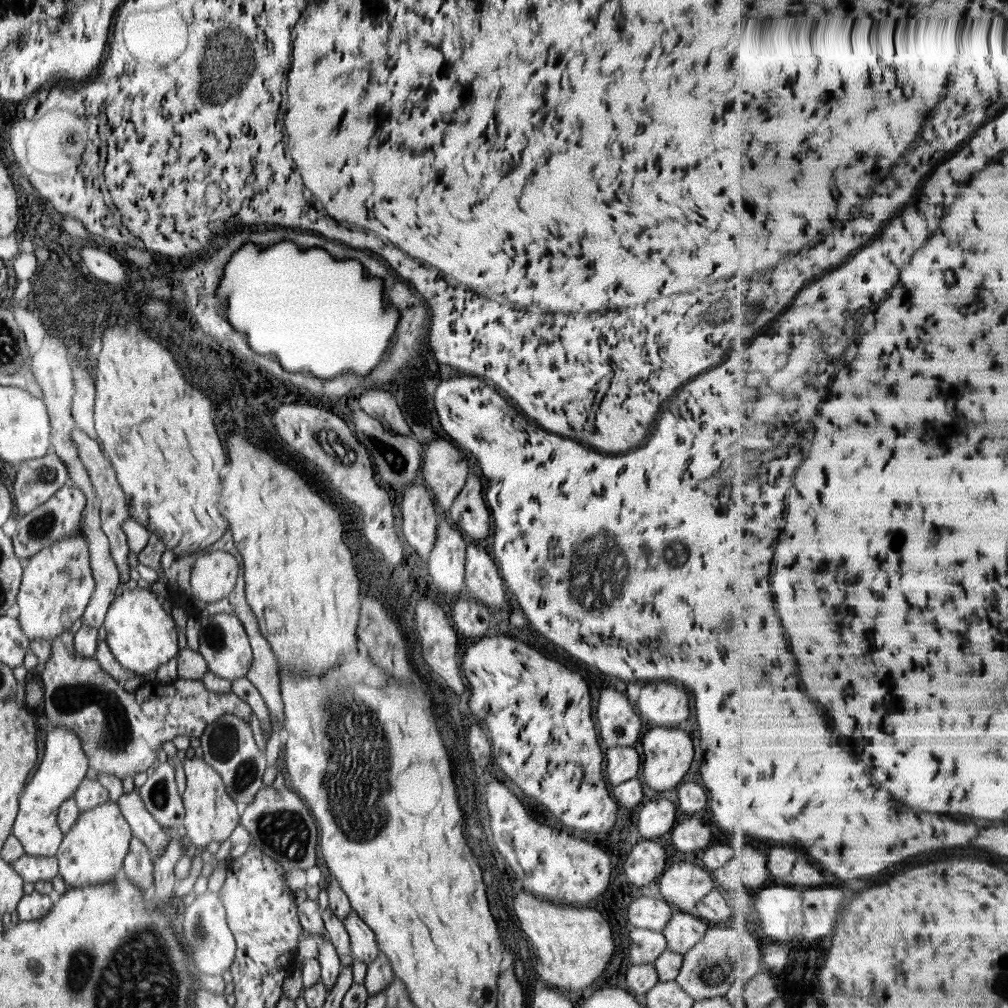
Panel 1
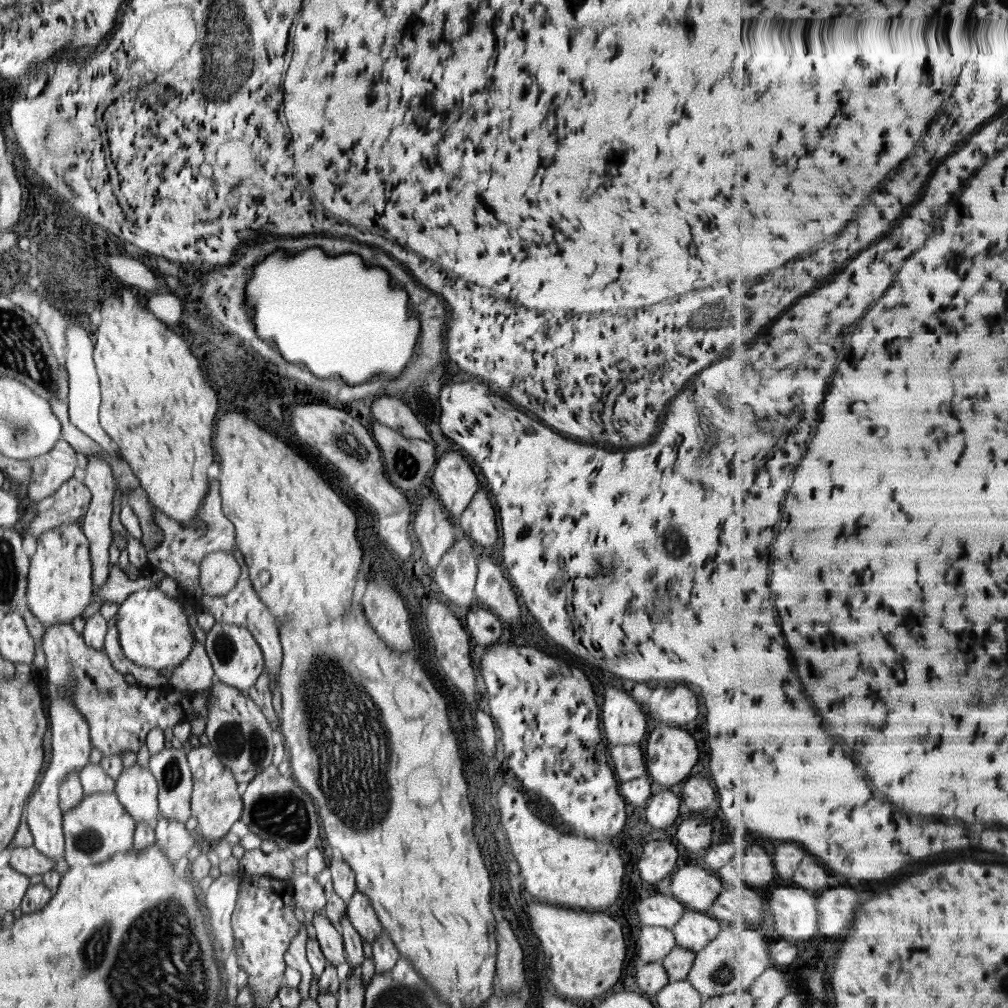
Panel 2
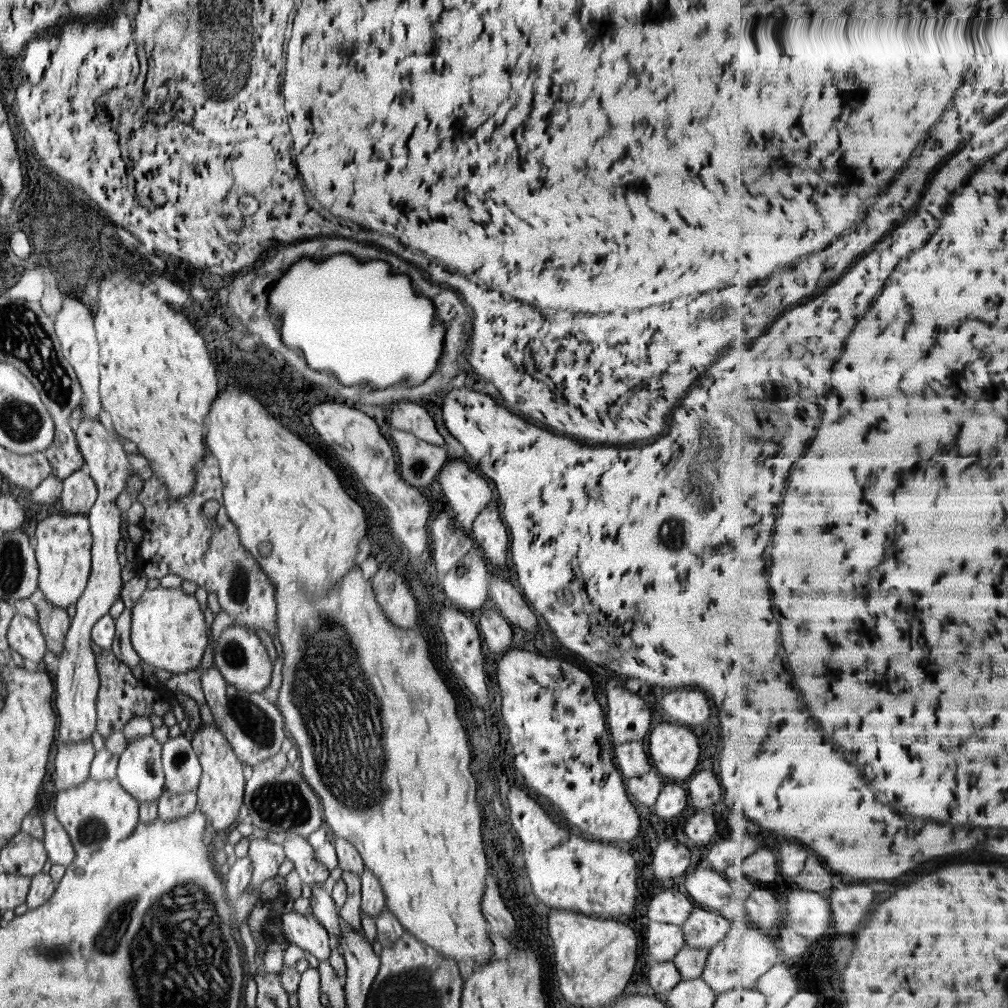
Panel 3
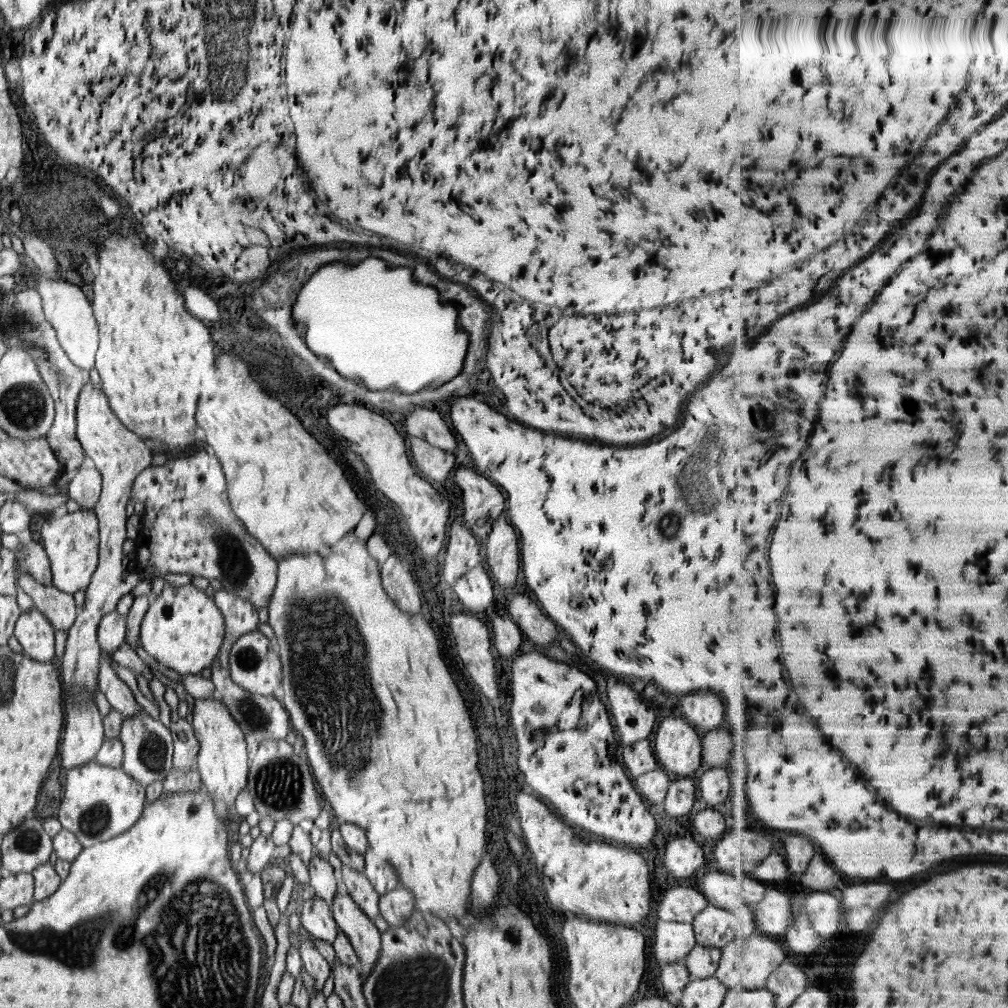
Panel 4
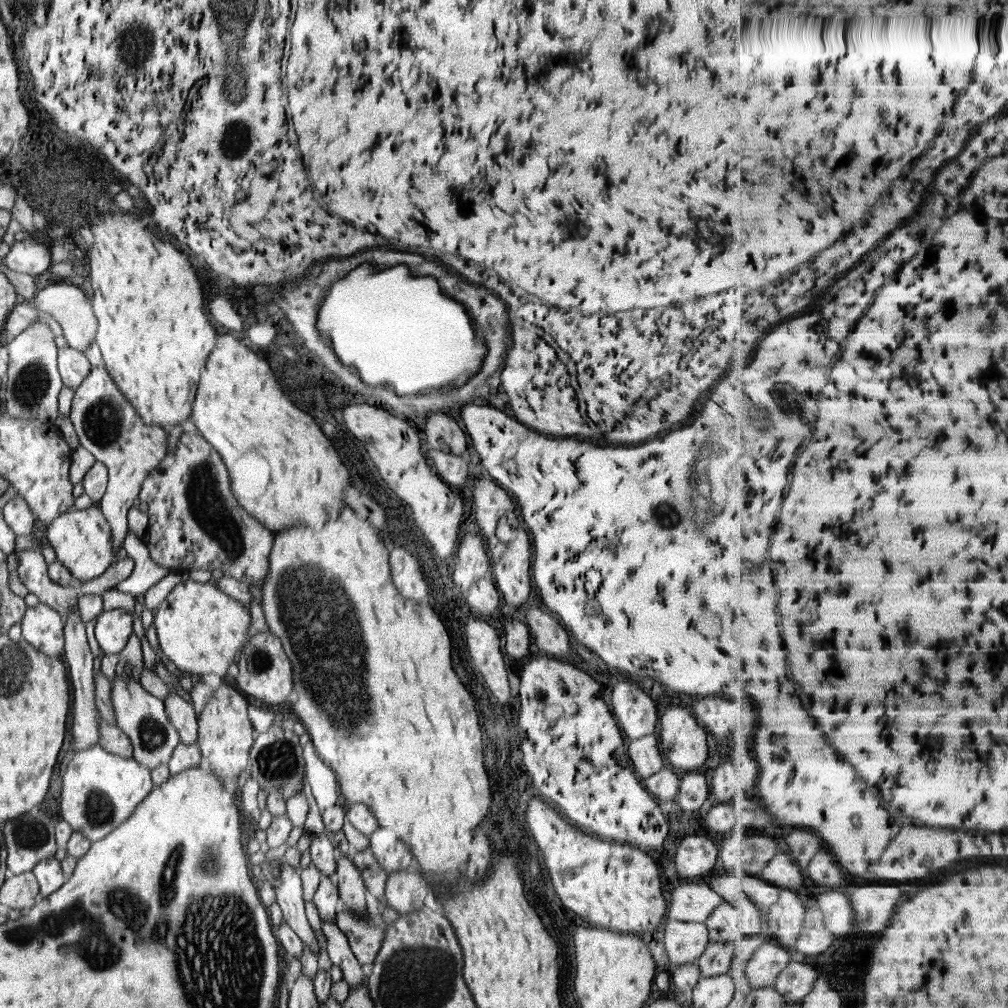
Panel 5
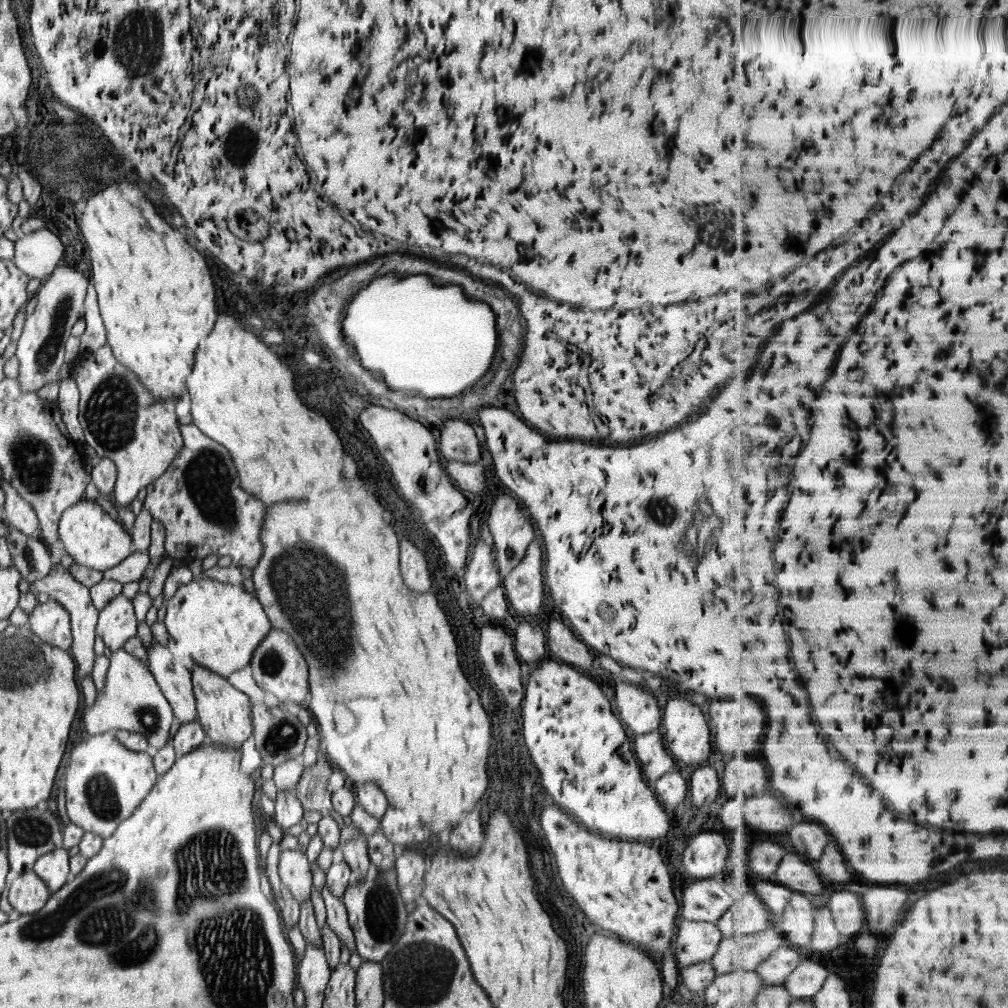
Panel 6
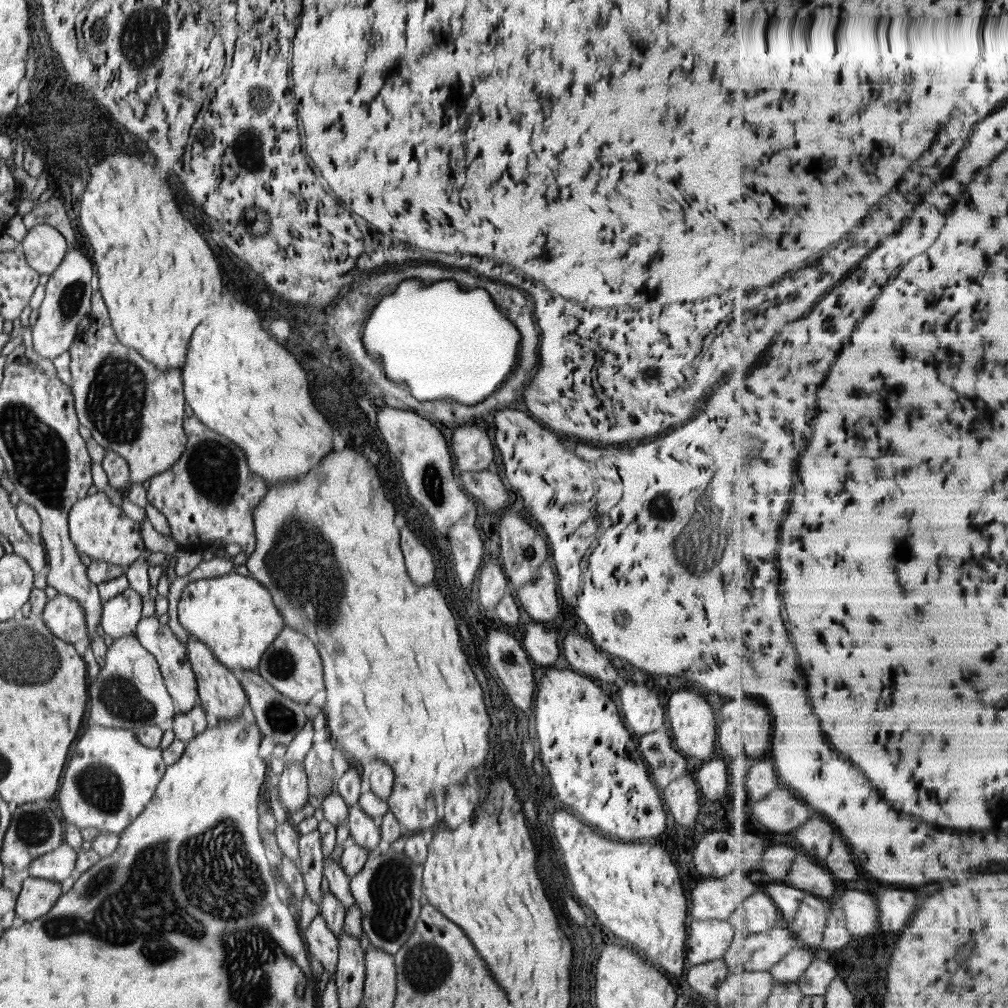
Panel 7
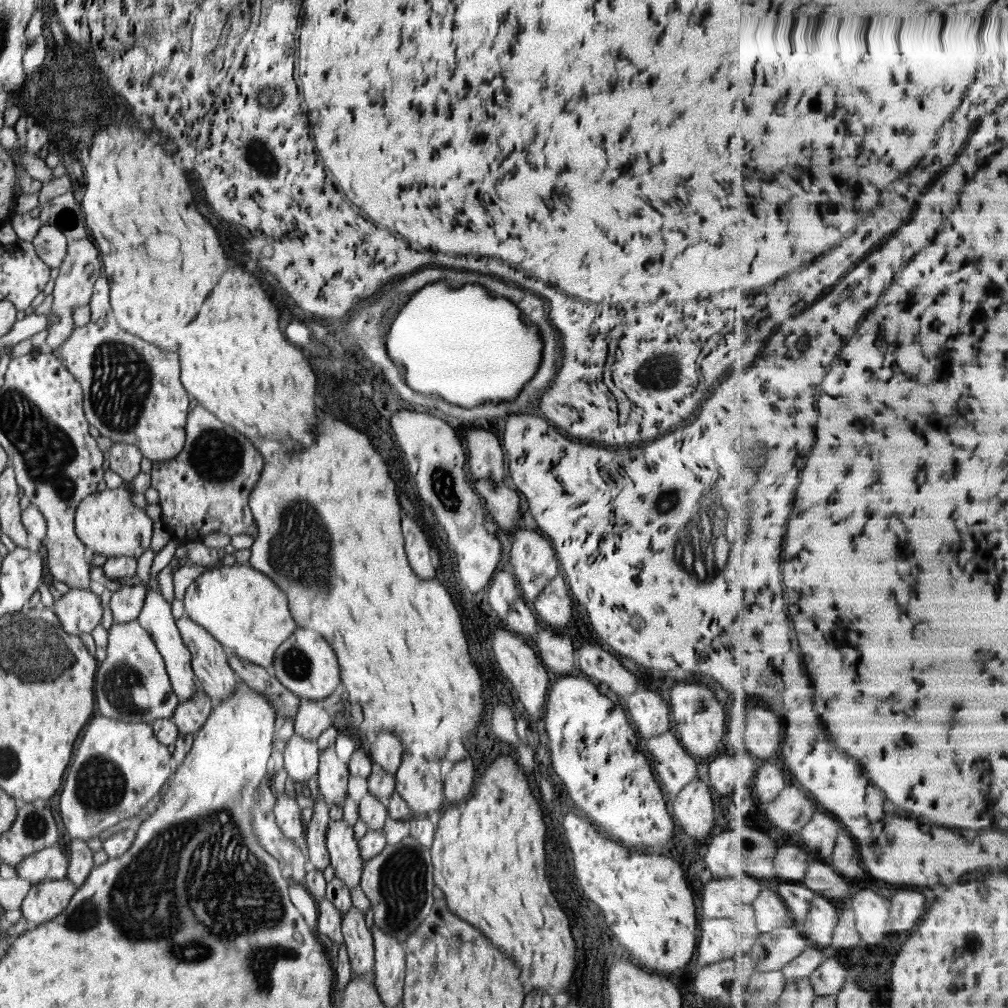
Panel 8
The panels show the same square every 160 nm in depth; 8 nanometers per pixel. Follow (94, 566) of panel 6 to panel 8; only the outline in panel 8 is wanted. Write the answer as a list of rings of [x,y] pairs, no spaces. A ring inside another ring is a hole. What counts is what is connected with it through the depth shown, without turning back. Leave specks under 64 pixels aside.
[[[122,484],[118,488],[97,490],[89,494],[77,506],[75,512],[76,536],[87,546],[90,554],[98,553],[108,557],[131,556],[138,558],[148,548],[152,538],[152,520],[146,511],[138,508],[132,501],[133,491],[129,485]]]

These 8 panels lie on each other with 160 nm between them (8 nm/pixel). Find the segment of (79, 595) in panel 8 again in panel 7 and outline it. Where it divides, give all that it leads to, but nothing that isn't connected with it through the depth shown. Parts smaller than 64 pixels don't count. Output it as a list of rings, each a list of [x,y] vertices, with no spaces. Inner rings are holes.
[[[58,594],[44,607],[42,620],[50,632],[74,645],[74,649],[84,657],[90,643],[87,618],[83,606],[75,598]]]

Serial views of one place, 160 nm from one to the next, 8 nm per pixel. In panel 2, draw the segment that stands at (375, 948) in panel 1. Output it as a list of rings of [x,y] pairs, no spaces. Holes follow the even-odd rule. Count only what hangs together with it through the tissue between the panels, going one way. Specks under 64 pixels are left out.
[[[356,890],[346,904],[346,914],[356,930],[359,930],[363,942],[372,944],[384,930],[370,899],[363,892]]]

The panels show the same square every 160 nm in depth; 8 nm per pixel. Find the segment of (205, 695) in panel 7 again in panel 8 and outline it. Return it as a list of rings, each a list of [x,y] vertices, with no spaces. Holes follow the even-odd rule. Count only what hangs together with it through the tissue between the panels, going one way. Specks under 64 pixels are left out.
[[[185,614],[176,621],[184,644],[191,652],[191,665],[203,691],[211,698],[216,707],[221,700],[230,696],[237,689],[238,676],[229,665],[226,648],[214,638],[203,626],[194,622]]]

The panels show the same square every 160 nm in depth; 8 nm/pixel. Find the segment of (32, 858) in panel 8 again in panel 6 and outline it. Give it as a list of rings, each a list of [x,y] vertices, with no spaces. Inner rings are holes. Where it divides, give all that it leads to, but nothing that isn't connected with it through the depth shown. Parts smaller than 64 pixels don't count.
[[[64,848],[37,858],[33,871],[48,885],[51,892],[60,890],[61,886],[70,880],[69,850]]]

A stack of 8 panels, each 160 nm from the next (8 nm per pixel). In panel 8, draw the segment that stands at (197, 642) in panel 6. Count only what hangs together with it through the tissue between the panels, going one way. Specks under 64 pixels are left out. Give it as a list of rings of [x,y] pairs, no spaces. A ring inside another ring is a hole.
[[[223,565],[206,569],[200,576],[183,588],[184,614],[203,626],[226,650],[245,661],[265,668],[275,674],[274,657],[278,647],[297,629],[297,622],[289,609],[286,593],[267,575],[252,565]]]

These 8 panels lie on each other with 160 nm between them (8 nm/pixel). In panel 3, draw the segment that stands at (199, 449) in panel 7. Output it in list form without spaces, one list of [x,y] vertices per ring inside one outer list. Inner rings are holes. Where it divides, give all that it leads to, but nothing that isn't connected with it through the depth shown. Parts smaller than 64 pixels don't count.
[[[204,462],[200,464],[195,469],[193,489],[177,499],[171,497],[167,486],[161,484],[156,475],[143,481],[136,500],[145,508],[144,516],[138,523],[143,537],[137,545],[138,556],[144,560],[144,574],[148,579],[178,574],[183,580],[206,586],[208,594],[217,594],[221,608],[229,617],[236,619],[238,625],[254,631],[262,628],[273,636],[277,634],[273,582],[252,554],[244,550],[237,526],[225,512],[218,466],[206,466]],[[207,500],[217,500],[220,504],[217,514],[210,518],[202,511]]]

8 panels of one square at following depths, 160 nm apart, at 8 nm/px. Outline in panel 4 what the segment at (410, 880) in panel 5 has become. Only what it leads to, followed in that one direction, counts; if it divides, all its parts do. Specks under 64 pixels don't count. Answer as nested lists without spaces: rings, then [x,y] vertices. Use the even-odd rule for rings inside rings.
[[[406,887],[385,892],[379,900],[380,914],[389,926],[402,926],[415,910],[414,893]]]

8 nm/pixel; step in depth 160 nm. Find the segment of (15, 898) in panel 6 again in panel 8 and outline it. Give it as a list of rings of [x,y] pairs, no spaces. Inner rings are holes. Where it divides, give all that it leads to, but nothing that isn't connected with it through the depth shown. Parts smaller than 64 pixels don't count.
[[[69,880],[44,881],[32,884],[21,906],[23,920],[38,926],[54,920],[76,894],[76,885]]]

